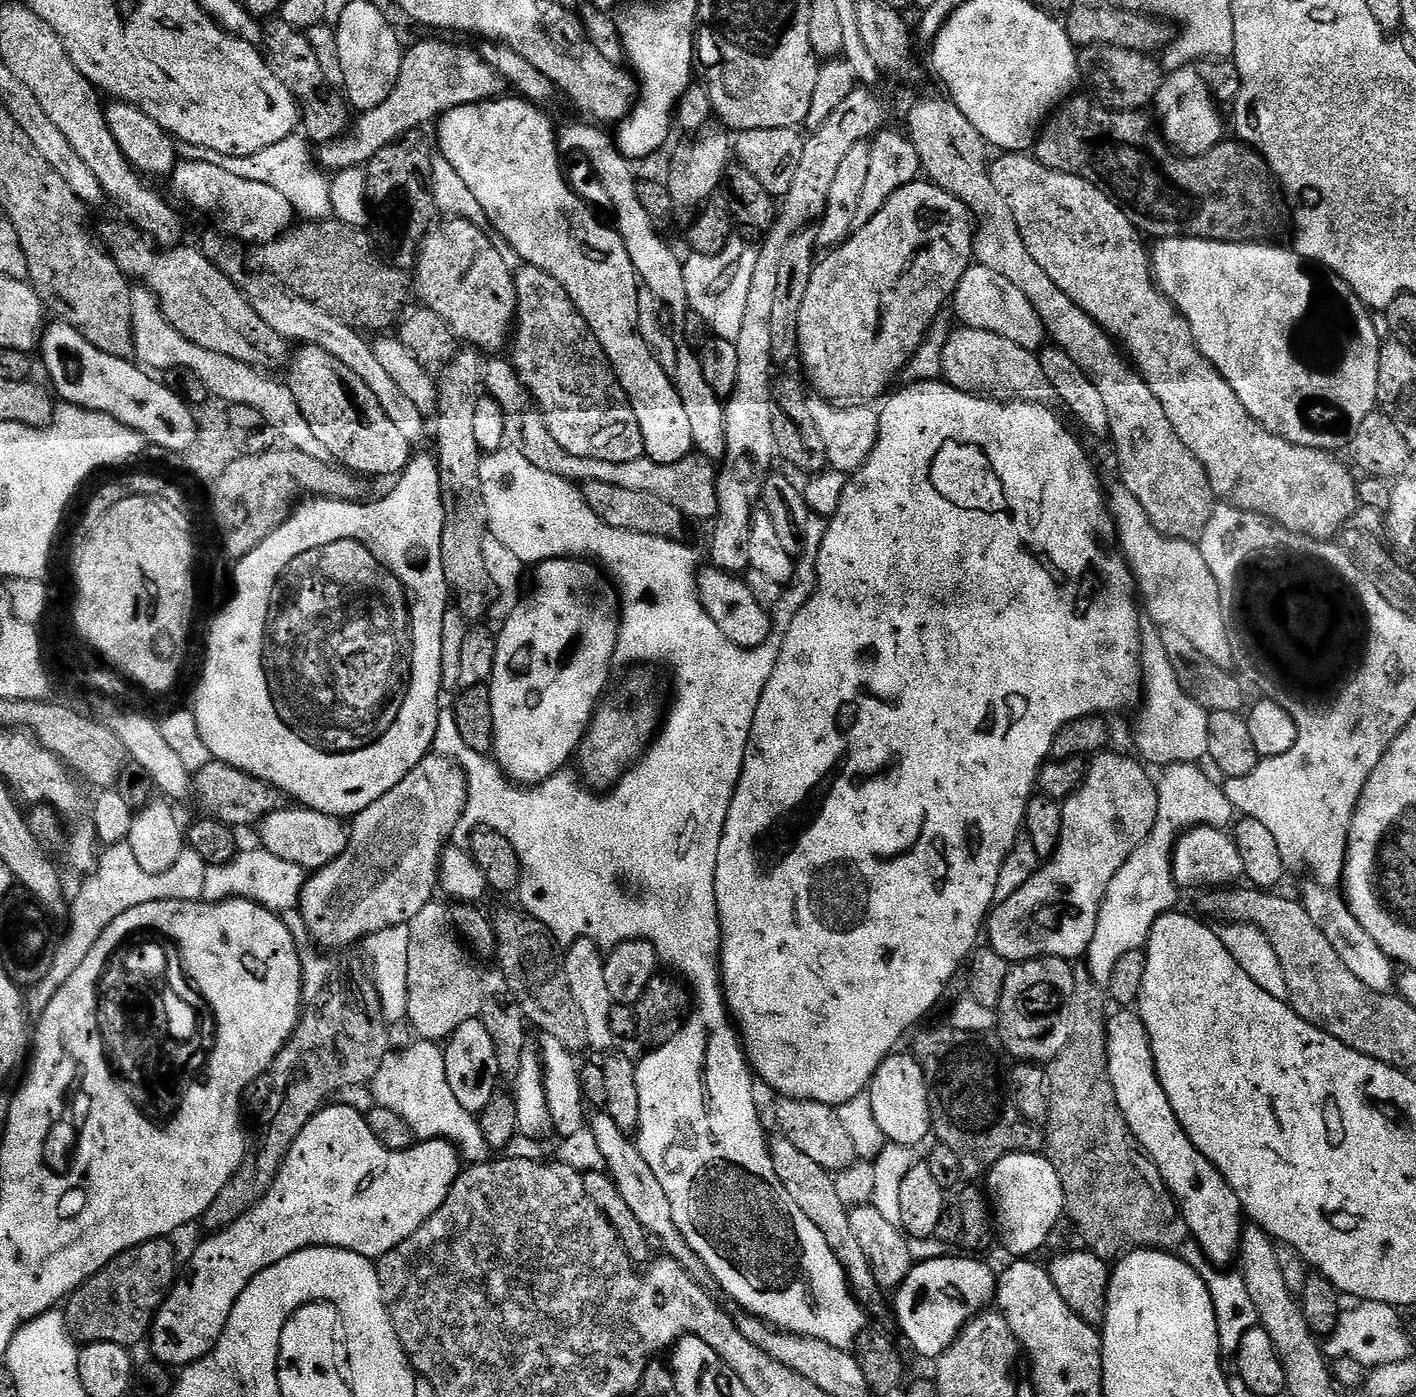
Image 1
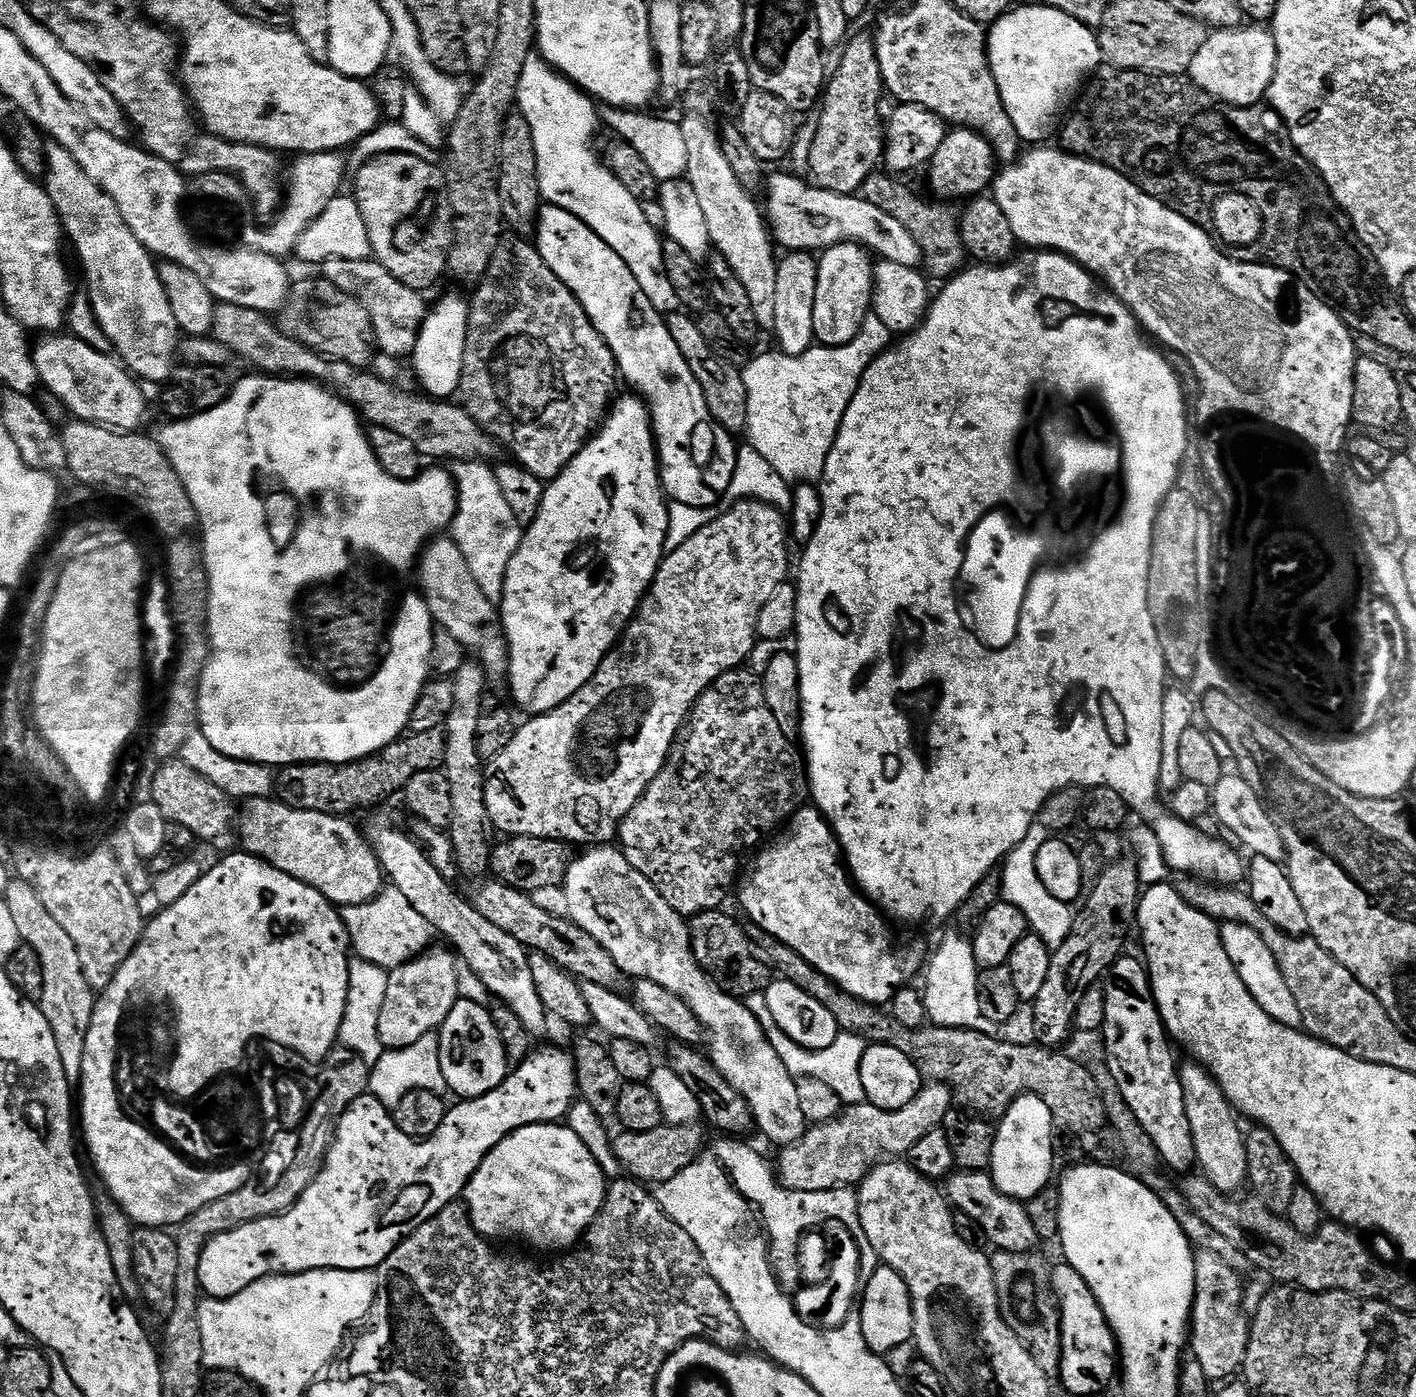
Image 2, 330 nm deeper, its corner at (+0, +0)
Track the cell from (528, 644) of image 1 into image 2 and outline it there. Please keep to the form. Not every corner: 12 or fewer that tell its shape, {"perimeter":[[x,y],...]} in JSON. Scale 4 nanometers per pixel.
{"perimeter":[[648,406],[606,419],[523,529],[498,611],[515,707],[562,706],[660,569]]}

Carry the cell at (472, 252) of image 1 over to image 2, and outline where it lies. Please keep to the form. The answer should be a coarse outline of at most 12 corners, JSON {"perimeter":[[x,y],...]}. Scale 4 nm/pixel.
{"perimeter":[[382,154],[356,170],[372,256],[427,293],[454,221],[437,165]]}

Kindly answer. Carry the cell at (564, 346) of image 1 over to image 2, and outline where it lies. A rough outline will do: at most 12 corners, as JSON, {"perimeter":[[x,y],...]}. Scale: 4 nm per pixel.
{"perimeter":[[535,243],[470,296],[459,403],[551,482],[614,354]]}

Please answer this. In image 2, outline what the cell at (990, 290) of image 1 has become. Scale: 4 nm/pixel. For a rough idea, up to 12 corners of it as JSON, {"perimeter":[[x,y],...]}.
{"perimeter":[[769,175],[766,223],[788,252],[863,243],[917,267],[918,242],[859,194]]}

